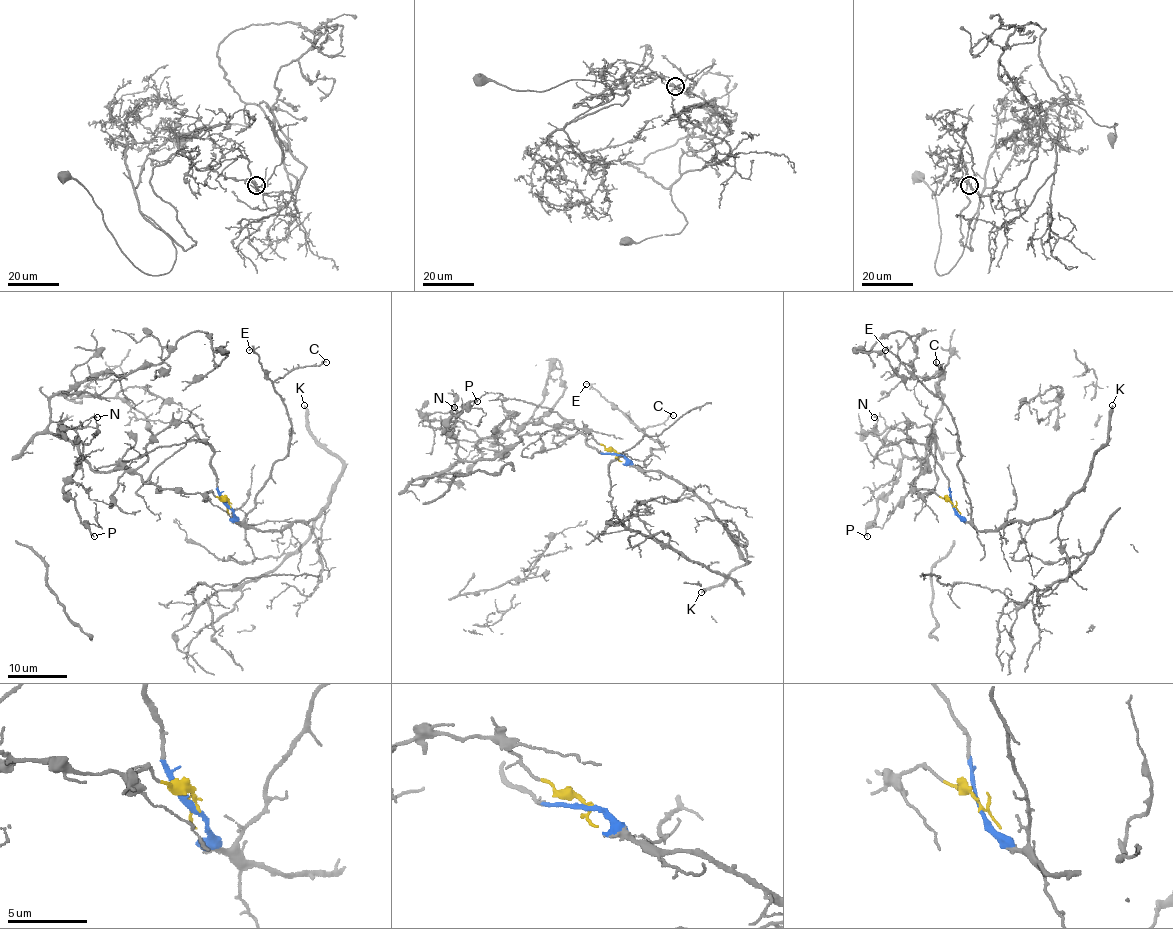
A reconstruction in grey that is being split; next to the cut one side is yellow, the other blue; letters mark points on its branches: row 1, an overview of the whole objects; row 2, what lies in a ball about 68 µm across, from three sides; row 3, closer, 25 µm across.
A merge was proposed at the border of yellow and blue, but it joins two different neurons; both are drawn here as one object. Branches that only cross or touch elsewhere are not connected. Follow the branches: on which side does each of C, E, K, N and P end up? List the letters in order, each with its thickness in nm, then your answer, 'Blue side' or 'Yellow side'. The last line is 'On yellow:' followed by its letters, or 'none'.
C: Thickness 120 nm. Blue side
E: Thickness 80 nm. Blue side
K: Thickness 220 nm. Blue side
N: Thickness 130 nm. Yellow side
P: Thickness 200 nm. Yellow side
On yellow: N, P

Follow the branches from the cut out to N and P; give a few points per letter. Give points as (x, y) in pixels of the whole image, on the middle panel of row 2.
N: (617, 453), (580, 428), (555, 427), (524, 434), (494, 458), (463, 461), (454, 433), (428, 421), (454, 408)
P: (617, 453), (580, 428), (555, 427), (524, 434), (494, 458), (461, 459), (445, 422), (477, 402)

